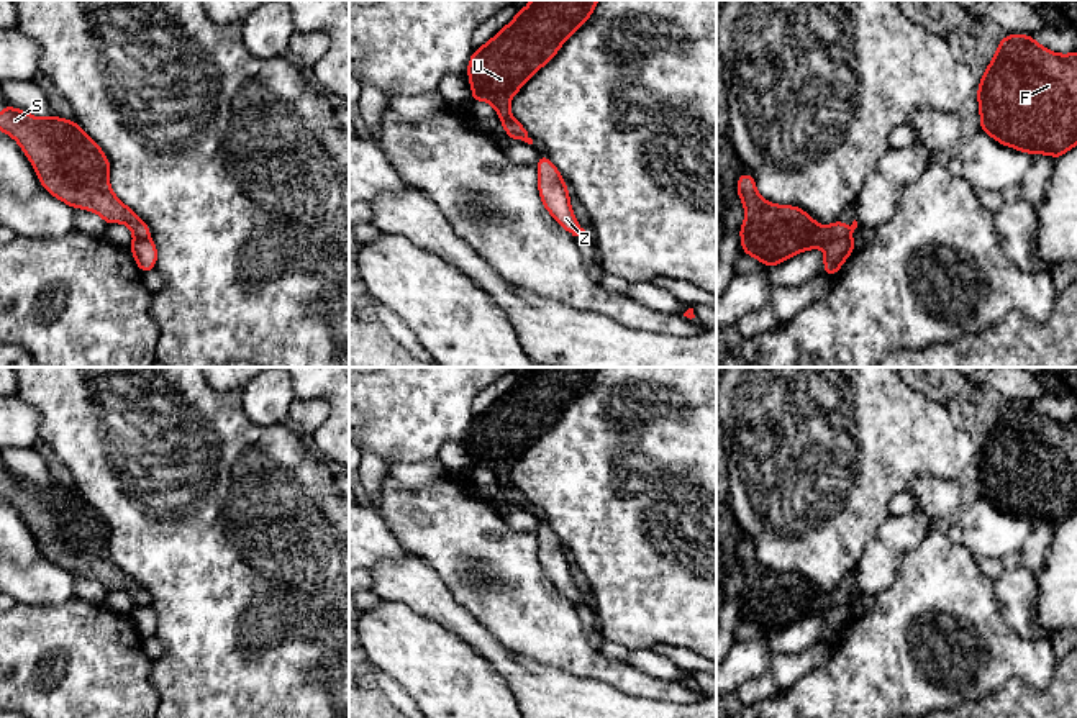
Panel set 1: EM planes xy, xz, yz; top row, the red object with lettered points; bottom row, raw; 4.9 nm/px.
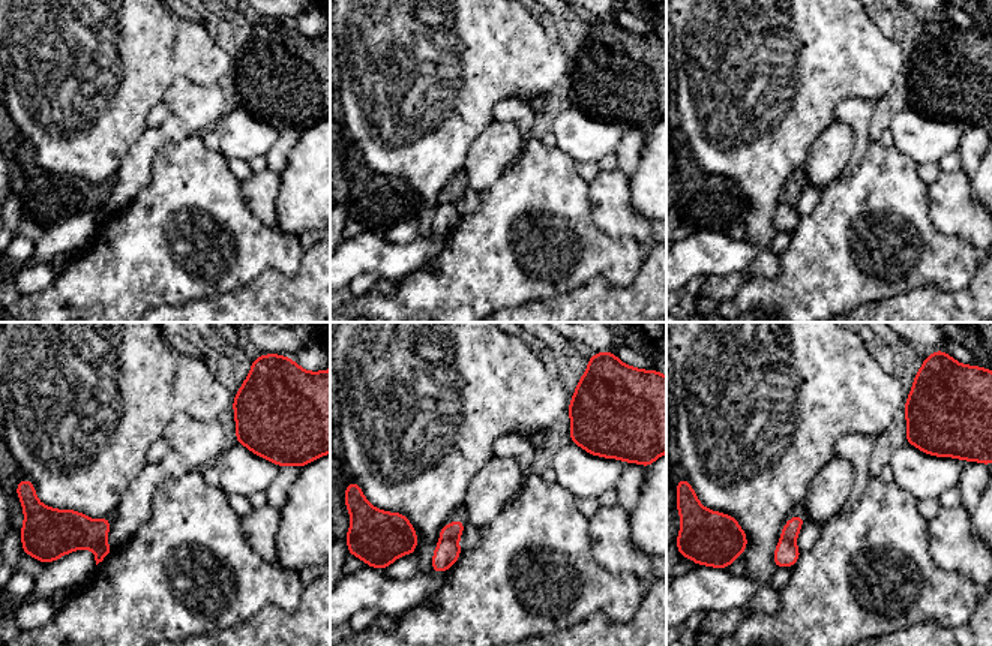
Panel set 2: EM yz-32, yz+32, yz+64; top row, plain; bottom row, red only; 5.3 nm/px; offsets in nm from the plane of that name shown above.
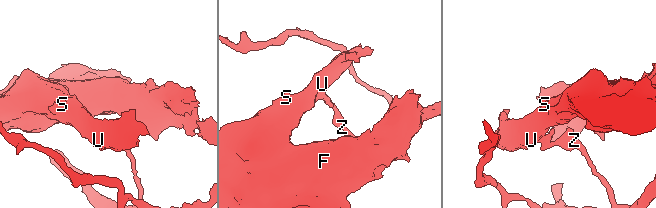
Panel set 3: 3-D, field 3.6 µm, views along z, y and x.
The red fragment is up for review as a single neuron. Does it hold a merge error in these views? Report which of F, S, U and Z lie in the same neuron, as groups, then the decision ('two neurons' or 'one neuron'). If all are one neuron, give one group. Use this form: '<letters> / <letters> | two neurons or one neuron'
F S U / Z | two neurons

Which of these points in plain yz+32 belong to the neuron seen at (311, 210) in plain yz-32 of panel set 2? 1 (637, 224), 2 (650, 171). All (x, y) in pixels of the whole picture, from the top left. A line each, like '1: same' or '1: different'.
1: different
2: same

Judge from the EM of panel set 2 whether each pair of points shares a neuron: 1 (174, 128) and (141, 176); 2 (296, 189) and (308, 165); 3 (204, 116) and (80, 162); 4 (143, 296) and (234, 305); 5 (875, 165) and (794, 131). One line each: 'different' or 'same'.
1: same
2: same
3: different
4: different
5: different

